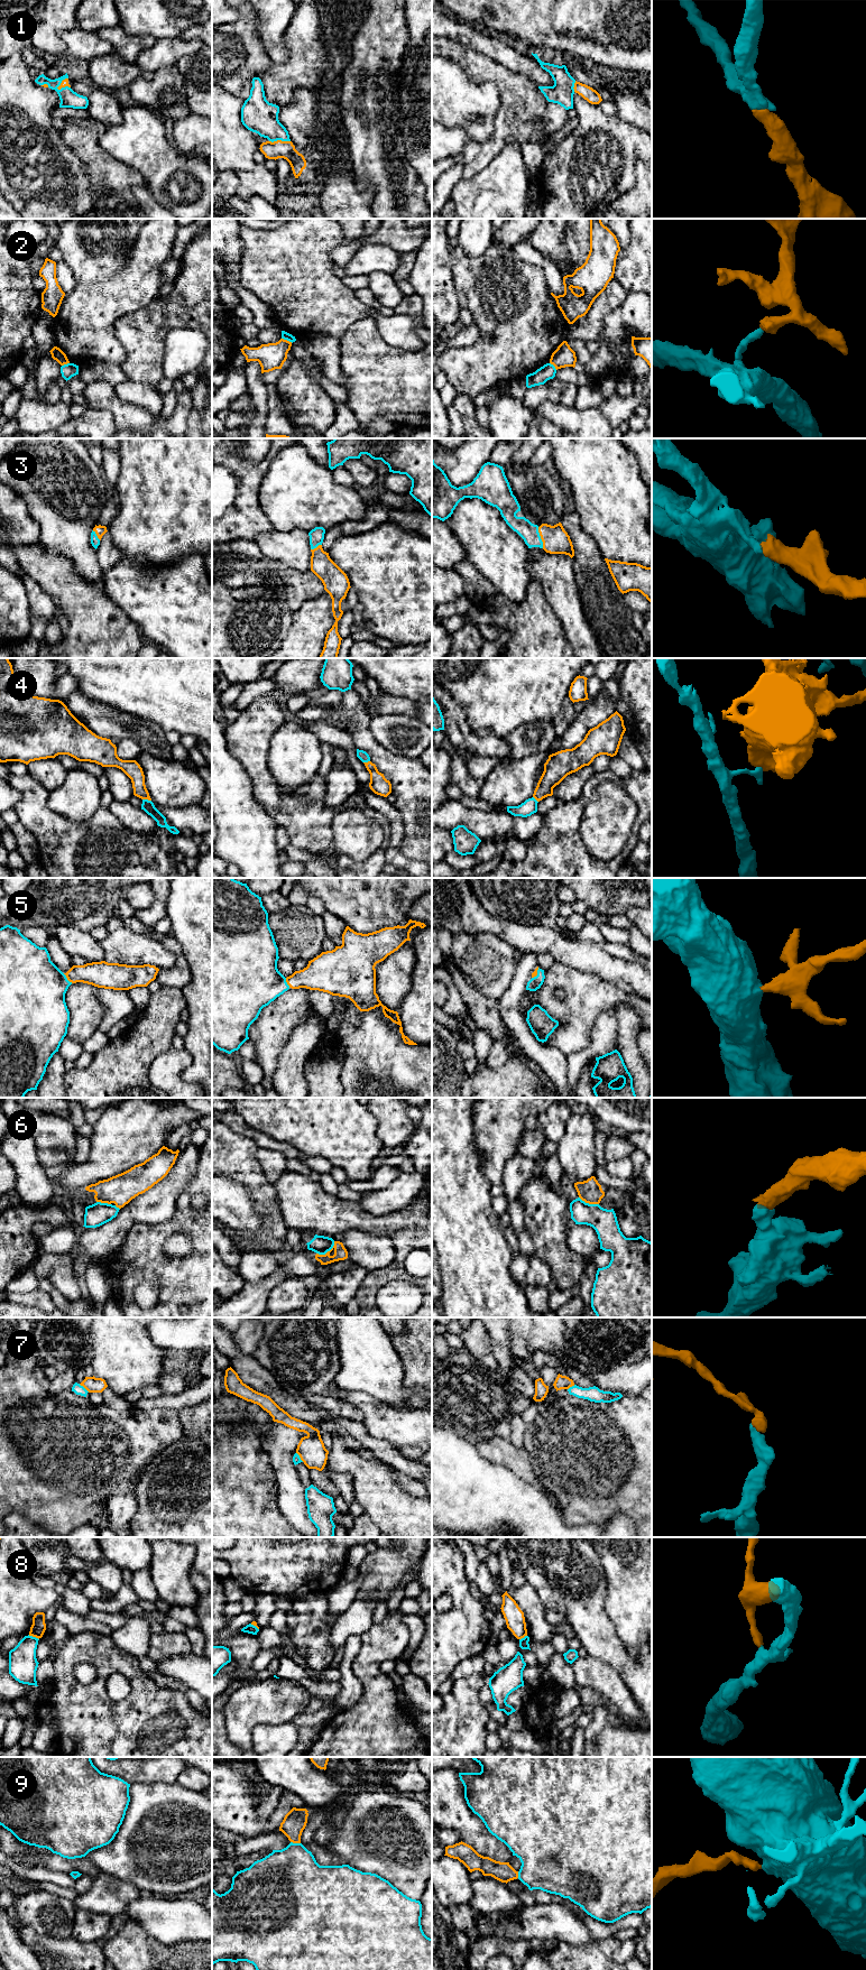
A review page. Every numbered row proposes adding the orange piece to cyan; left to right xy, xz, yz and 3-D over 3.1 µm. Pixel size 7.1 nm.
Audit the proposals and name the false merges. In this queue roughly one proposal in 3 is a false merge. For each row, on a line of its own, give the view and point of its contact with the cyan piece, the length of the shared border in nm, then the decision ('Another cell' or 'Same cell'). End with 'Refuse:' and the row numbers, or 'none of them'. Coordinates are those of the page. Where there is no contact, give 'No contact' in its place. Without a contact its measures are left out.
1: Touches cyan at xz (279, 139). Shared border 150 nm. Same cell
2: Touches cyan at xz (287, 340). Shared border 90 nm. Another cell
3: Touches cyan at yz (540, 537). Shared border 160 nm. Same cell
4: Touches cyan at xy (147, 799). Shared border 70 nm. Another cell
5: Touches cyan at xy (66, 979). Shared border 100 nm. Same cell
6: Touches cyan at xz (326, 1251). Shared border 160 nm. Another cell
7: Touches cyan at xy (83, 1387). Shared border 100 nm. Another cell
8: Touches cyan at xy (34, 1637). Shared border 90 nm. Another cell
9: Touches cyan at xz (295, 1843). Shared border 70 nm. Same cell
Refuse: 2, 4, 6, 7, 8

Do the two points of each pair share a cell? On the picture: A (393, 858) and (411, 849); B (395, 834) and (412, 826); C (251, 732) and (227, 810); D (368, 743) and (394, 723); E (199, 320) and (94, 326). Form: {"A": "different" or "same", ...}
{"A": "different", "B": "different", "C": "different", "D": "different", "E": "different"}

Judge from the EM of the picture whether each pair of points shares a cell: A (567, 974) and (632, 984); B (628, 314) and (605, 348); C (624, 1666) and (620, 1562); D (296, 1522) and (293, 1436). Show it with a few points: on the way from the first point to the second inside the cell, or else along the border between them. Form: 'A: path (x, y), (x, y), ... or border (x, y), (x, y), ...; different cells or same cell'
A: border (579, 970), (592, 972), (627, 992); different cells
B: path (624, 322), (607, 340); same cell
C: border (610, 1619), (626, 1652), (637, 1661); different cells
D: path (291, 1500), (291, 1490), (286, 1478), (286, 1458); same cell

